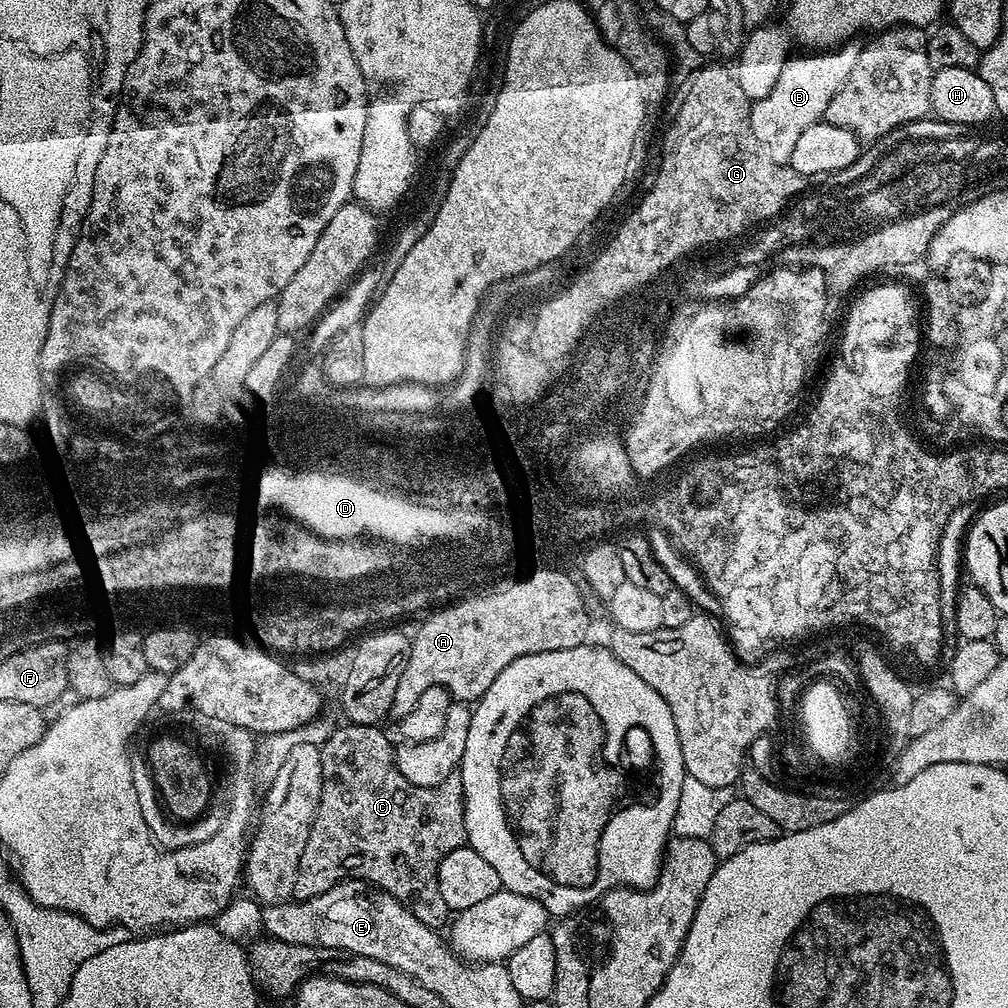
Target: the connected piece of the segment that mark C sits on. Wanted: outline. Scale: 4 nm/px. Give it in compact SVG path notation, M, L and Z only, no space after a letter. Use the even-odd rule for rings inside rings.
M344 724L335 727L331 736L321 746L322 797L311 824L310 835L302 850L297 877L294 880L292 897L298 902L307 902L322 896L329 888L343 880L359 880L377 884L381 893L394 897L402 906L437 930L450 920L450 910L438 890L438 866L450 850L458 850L468 843L466 818L464 817L464 787L458 774L446 778L433 788L414 786L406 782L396 765L394 744L381 731L370 724Z

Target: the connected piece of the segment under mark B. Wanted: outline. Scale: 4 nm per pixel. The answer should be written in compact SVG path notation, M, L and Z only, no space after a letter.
M856 42L841 44L835 50L820 50L816 56L800 56L789 59L785 64L774 90L761 100L755 101L750 110L750 126L754 130L754 138L770 154L770 158L787 162L790 154L794 154L794 146L798 143L810 126L821 123L826 106L830 106L830 98L842 90L842 82L850 78L850 70L854 70L854 62L858 62L861 45Z

